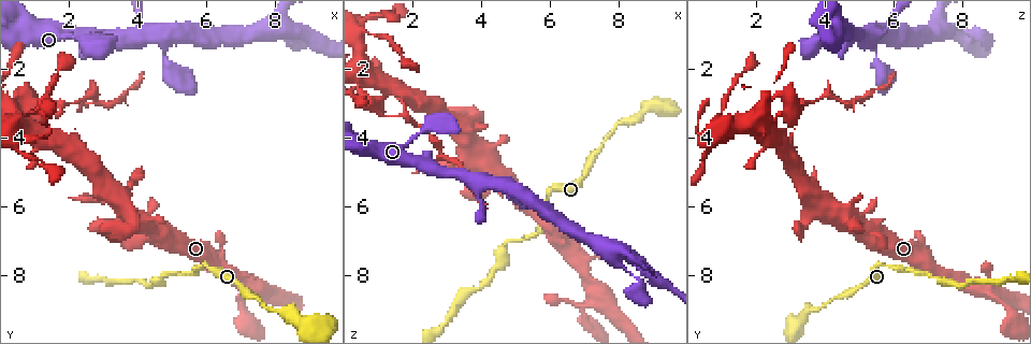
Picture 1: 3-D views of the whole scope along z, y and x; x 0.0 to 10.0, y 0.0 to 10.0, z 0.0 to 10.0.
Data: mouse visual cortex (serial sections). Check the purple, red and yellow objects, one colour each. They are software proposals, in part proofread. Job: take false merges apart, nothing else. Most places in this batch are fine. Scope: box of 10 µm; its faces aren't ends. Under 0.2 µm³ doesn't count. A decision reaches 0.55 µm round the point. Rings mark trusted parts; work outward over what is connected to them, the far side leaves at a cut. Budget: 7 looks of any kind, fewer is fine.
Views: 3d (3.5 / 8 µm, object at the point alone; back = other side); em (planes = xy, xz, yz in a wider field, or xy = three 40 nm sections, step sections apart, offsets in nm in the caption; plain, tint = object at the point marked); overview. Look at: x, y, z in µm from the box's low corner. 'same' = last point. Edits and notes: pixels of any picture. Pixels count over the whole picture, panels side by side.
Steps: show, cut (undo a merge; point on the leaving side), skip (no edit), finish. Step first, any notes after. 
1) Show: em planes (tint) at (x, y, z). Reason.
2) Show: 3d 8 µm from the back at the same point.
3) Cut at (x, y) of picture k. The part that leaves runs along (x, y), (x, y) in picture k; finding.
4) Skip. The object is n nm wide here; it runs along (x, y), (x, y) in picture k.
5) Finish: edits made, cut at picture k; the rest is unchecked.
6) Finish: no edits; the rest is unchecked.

Show: 3d 3.5 µm at (3.95, 0.65, 5.95). Narrows sharply.

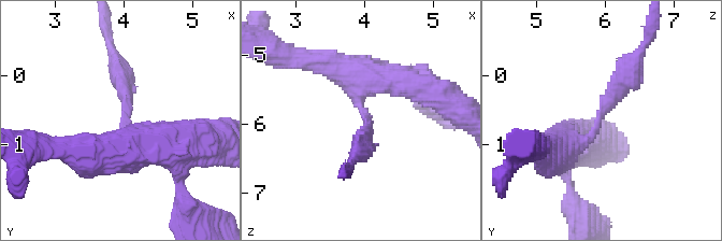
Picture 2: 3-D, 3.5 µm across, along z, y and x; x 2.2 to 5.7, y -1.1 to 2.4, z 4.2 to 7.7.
Show: em planes (tint) at (4.00, 0.65, 5.90).

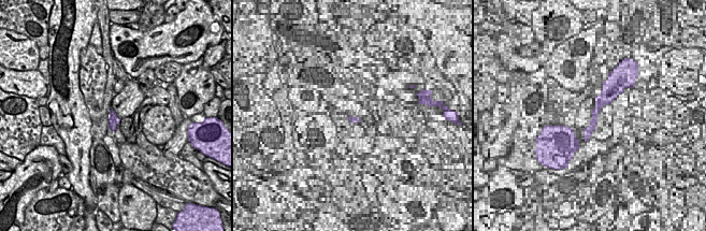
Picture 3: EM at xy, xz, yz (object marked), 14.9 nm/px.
Skip. The arms are 250, 500 nm wide; it runs along (551, 150), (587, 140), (627, 76), (641, 76) in picture 2; one cell here.

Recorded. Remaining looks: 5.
Show: 3d 3.5 µm at (8.20, 0.85, 7.35). Three-way junction.

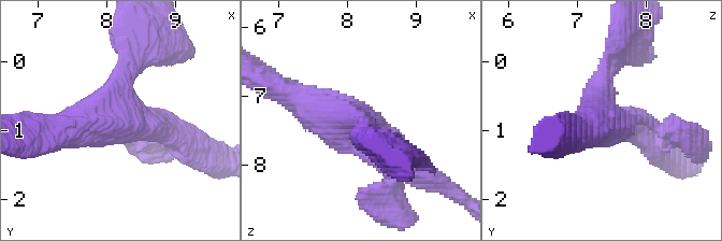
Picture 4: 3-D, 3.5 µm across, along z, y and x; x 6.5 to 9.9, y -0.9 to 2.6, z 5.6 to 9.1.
Show: em xy step 3 (tint) at the same point. Need the tissue.

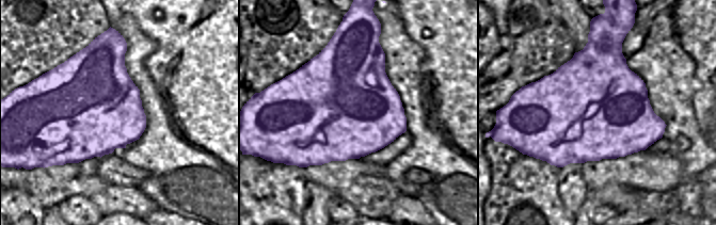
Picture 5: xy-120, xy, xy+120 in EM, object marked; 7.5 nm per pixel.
Skip. One cell here.

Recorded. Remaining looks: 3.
Show: 3d 3.5 µm from the back at (7.30, 8.45, 8.30).

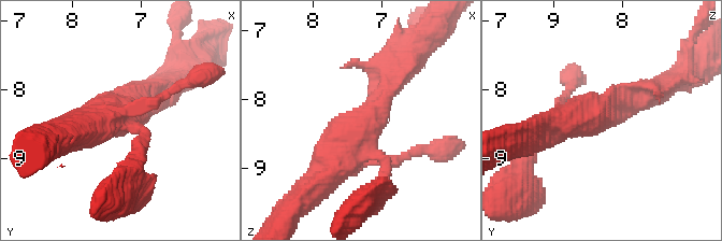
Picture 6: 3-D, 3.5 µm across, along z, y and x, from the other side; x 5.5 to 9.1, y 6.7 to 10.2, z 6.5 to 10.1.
Show: em xy step 3 (tint) at (7.30, 8.35, 8.35).

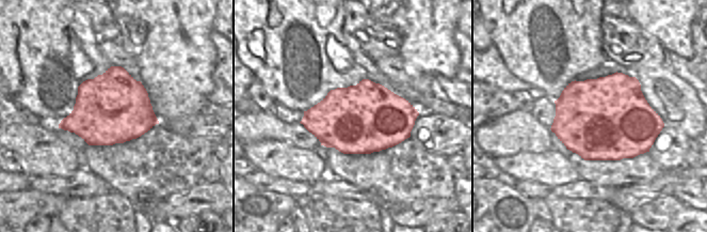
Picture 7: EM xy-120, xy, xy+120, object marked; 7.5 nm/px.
Skip. It runs along (634, 98), (554, 131), (533, 152) in picture 6; all the same cell.

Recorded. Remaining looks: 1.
Finish: no edits; the rest is unchecked.

